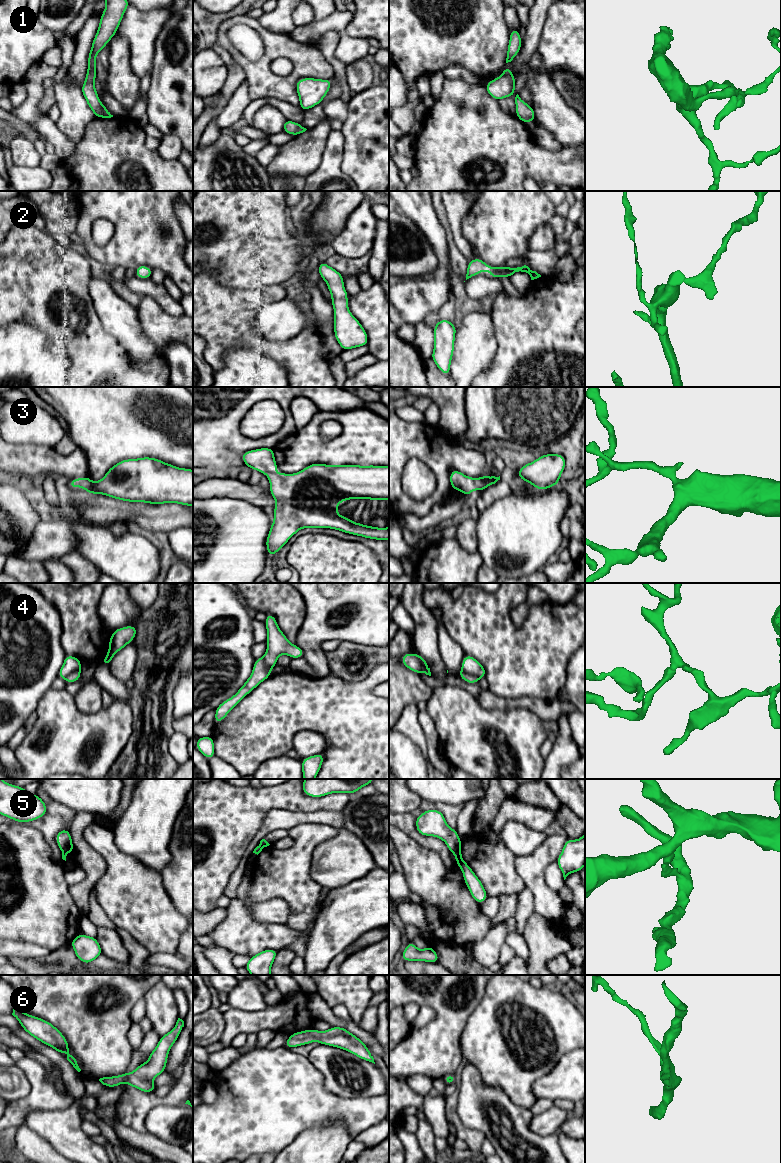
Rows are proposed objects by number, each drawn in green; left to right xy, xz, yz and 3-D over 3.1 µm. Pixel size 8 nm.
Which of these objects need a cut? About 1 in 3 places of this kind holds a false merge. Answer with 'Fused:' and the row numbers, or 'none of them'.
Fused: 4, 5

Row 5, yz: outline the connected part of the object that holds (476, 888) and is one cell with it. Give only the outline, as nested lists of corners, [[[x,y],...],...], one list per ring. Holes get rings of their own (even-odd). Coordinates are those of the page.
[[[461,849],[456,850],[454,852],[454,855],[458,867],[463,872],[464,882],[467,885],[471,896],[476,902],[481,905],[488,897],[483,884],[481,883],[480,879],[475,875],[473,870],[469,867],[469,865],[462,859]]]

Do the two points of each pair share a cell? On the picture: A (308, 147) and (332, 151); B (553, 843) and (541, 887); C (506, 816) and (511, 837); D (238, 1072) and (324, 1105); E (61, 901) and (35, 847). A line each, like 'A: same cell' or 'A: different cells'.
A: different cells
B: same cell
C: different cells
D: same cell
E: same cell

